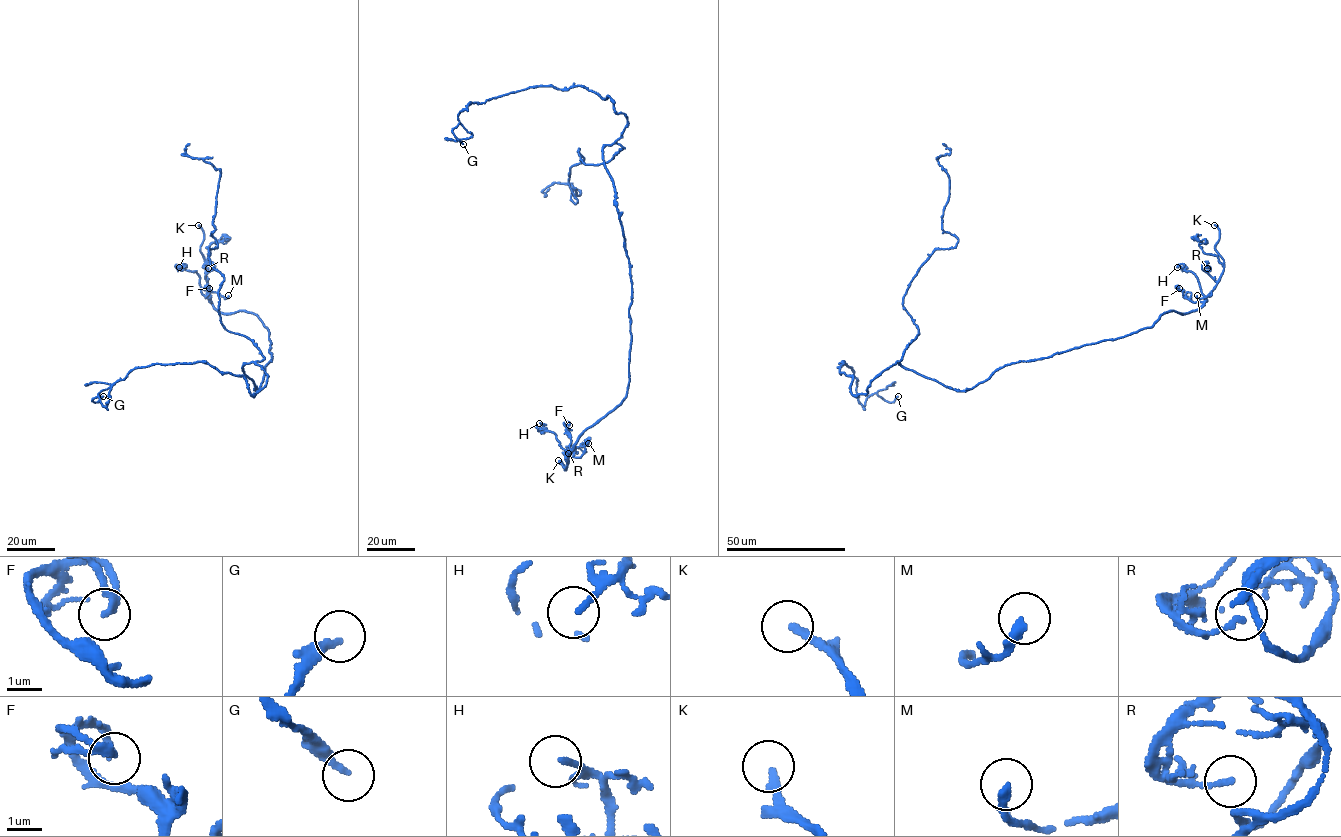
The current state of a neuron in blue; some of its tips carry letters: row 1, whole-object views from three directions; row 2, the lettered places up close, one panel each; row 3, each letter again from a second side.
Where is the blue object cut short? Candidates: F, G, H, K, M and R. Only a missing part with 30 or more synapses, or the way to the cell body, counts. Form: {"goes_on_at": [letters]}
{"goes_on_at": ["K"]}

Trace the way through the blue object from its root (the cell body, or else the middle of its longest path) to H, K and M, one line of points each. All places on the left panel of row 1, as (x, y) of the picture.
H: (255, 387), (272, 359), (268, 330), (252, 312), (218, 311), (201, 292), (198, 274), (184, 264), (179, 267)
K: (255, 387), (272, 359), (269, 331), (252, 312), (222, 313), (213, 306), (198, 225)
M: (255, 387), (272, 359), (269, 331), (252, 312), (218, 311), (208, 293), (228, 295)

